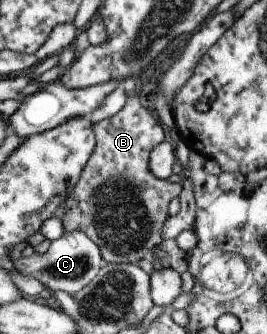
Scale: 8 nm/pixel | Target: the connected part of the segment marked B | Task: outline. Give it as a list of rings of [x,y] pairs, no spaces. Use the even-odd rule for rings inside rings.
[[[137,87],[135,89],[135,94],[133,94],[131,98],[127,99],[125,106],[123,106],[123,108],[121,108],[121,110],[117,112],[117,114],[114,114],[109,118],[100,120],[99,122],[93,123],[93,130],[95,132],[96,138],[95,148],[93,149],[93,152],[91,153],[91,156],[89,157],[89,160],[87,161],[87,164],[85,165],[85,168],[83,169],[79,180],[77,180],[75,184],[75,188],[73,188],[73,190],[69,192],[68,199],[65,200],[62,206],[63,208],[65,208],[64,216],[61,218],[65,232],[70,233],[72,230],[81,230],[81,232],[84,232],[87,236],[89,236],[89,238],[91,238],[91,240],[93,240],[95,244],[97,244],[97,246],[99,246],[101,250],[101,256],[103,257],[105,263],[129,263],[137,265],[137,262],[139,262],[139,260],[149,257],[151,254],[151,250],[158,247],[159,244],[161,244],[161,241],[165,238],[163,236],[162,227],[163,224],[165,224],[165,220],[167,220],[168,206],[171,200],[173,200],[173,198],[177,198],[177,196],[180,196],[181,190],[183,190],[181,182],[170,183],[169,181],[155,178],[155,176],[153,176],[153,174],[151,174],[151,171],[149,170],[148,164],[151,151],[158,144],[161,144],[166,139],[167,130],[162,126],[162,123],[153,115],[152,112],[145,108],[145,106],[141,105],[141,102],[139,100],[139,88]]]

